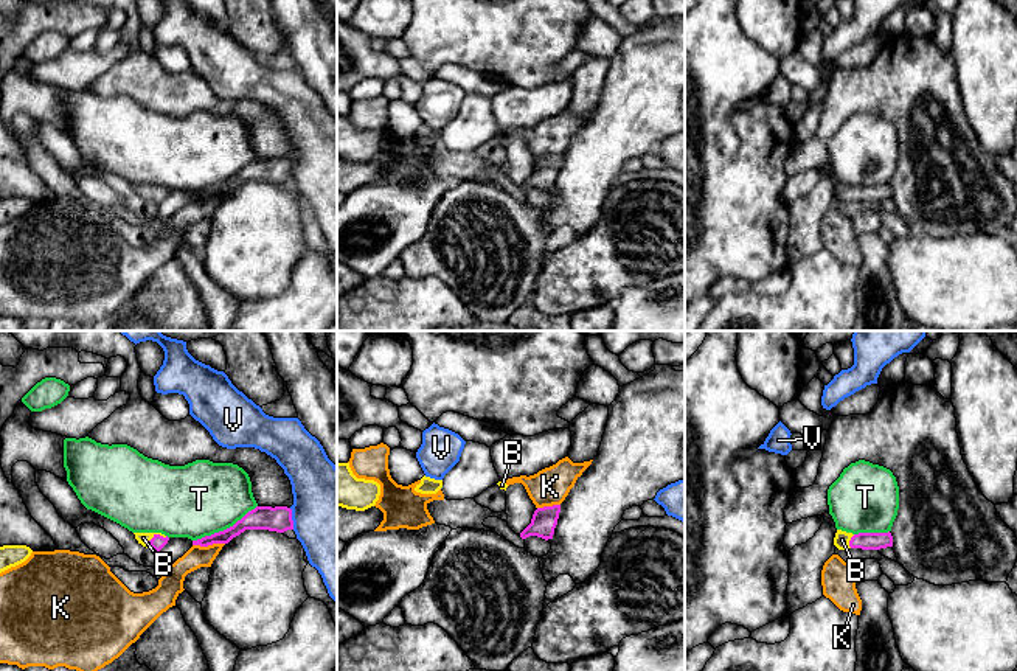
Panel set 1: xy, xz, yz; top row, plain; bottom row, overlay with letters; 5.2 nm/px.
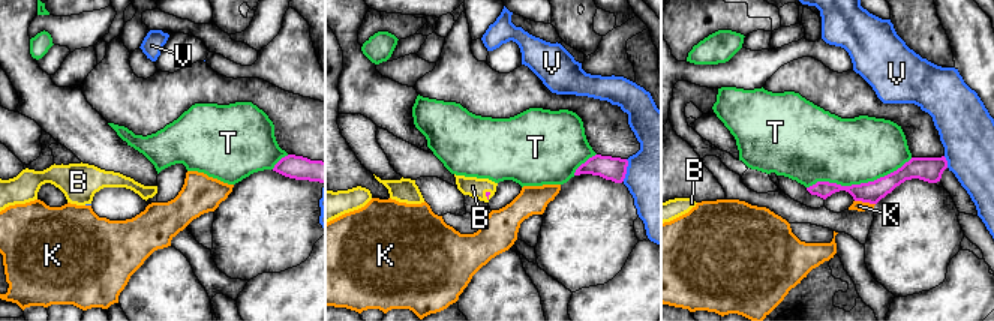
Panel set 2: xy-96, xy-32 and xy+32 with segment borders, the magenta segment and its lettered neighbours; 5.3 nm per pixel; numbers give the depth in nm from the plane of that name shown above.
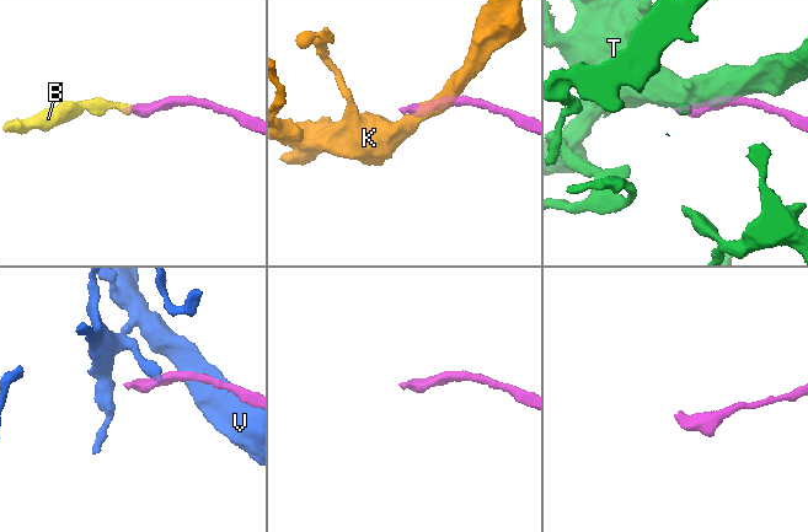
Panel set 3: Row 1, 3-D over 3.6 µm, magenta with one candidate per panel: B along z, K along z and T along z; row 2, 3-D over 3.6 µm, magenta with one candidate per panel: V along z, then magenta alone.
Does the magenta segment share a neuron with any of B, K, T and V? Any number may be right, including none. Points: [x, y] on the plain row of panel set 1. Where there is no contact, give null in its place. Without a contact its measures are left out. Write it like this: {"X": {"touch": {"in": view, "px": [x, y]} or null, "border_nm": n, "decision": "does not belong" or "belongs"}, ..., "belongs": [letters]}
{"B": {"touch": {"in": "xy", "px": [154, 188]}, "border_nm": 110, "decision": "belongs"}, "K": {"touch": {"in": "xy", "px": [208, 196]}, "border_nm": 170, "decision": "does not belong"}, "T": {"touch": {"in": "xy", "px": [224, 182]}, "border_nm": 380, "decision": "does not belong"}, "V": {"touch": {"in": "xy", "px": [291, 171]}, "border_nm": 110, "decision": "does not belong"}, "belongs": ["B"]}

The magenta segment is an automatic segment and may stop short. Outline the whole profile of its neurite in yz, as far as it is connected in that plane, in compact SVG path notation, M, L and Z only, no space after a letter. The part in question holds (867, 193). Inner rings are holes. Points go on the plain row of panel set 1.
M837 182L834 189L834 197L838 202L845 202L845 200L880 202L880 200L893 199L893 188L890 183L852 186Z

